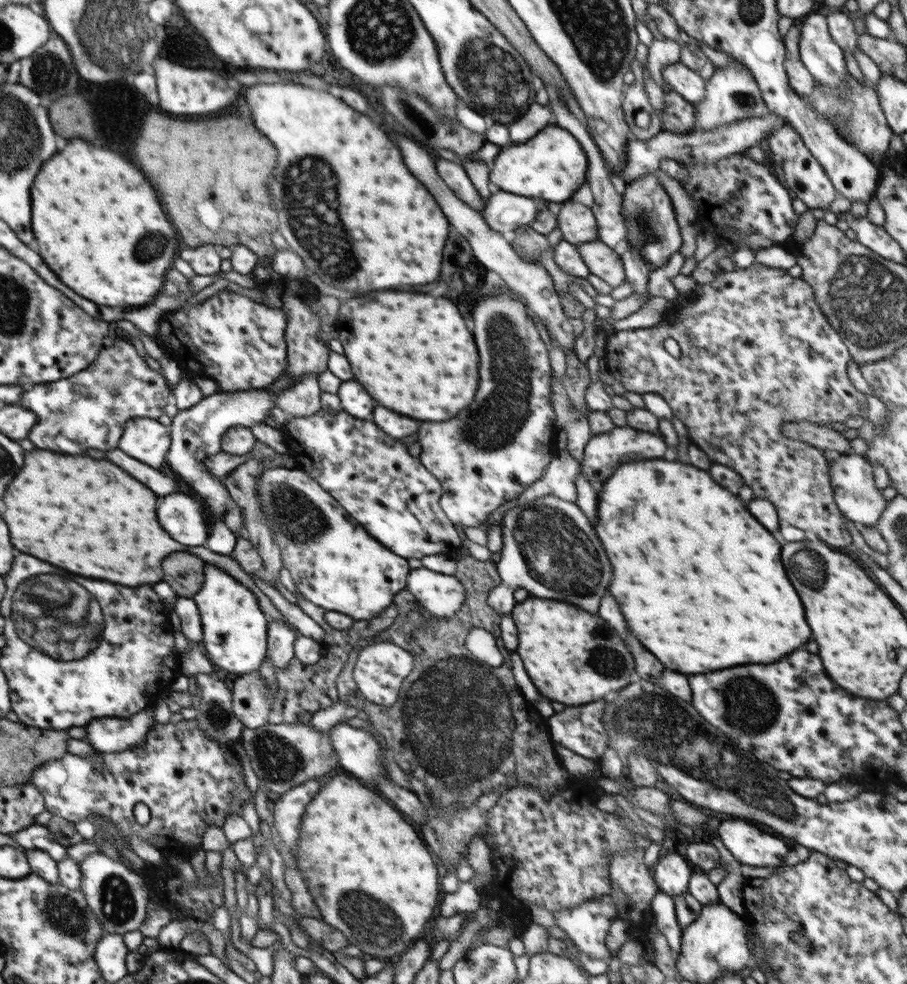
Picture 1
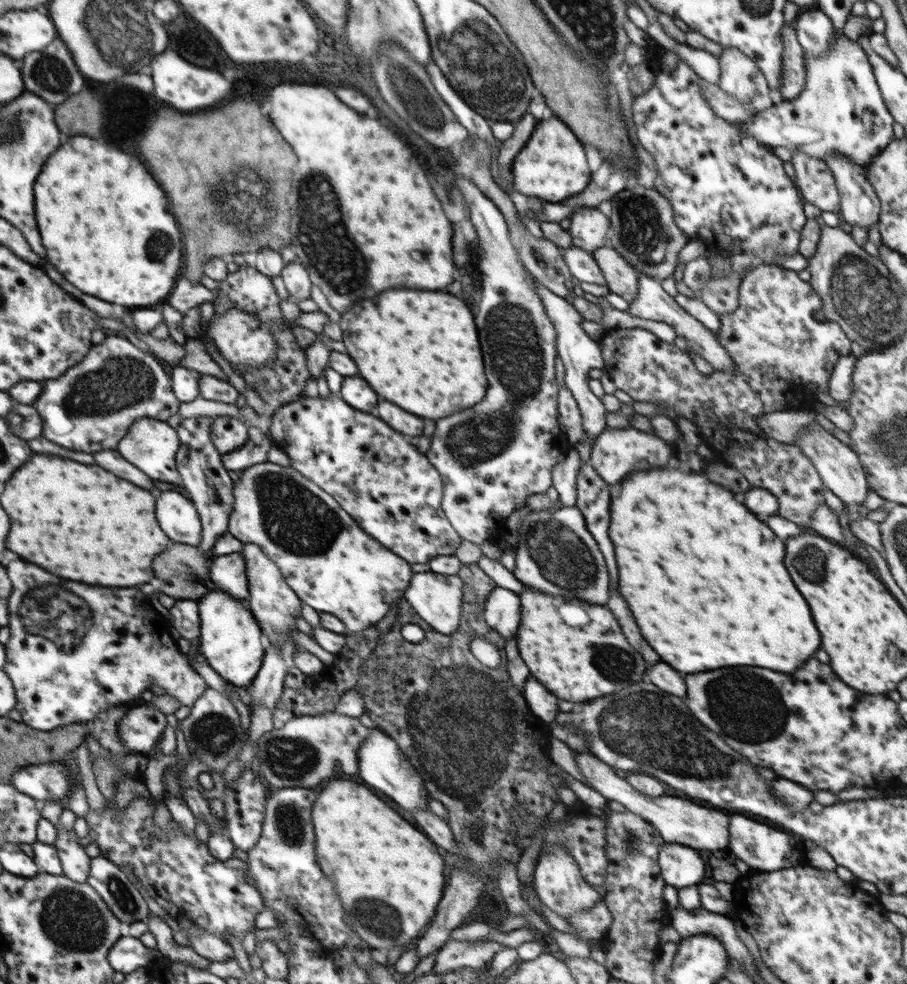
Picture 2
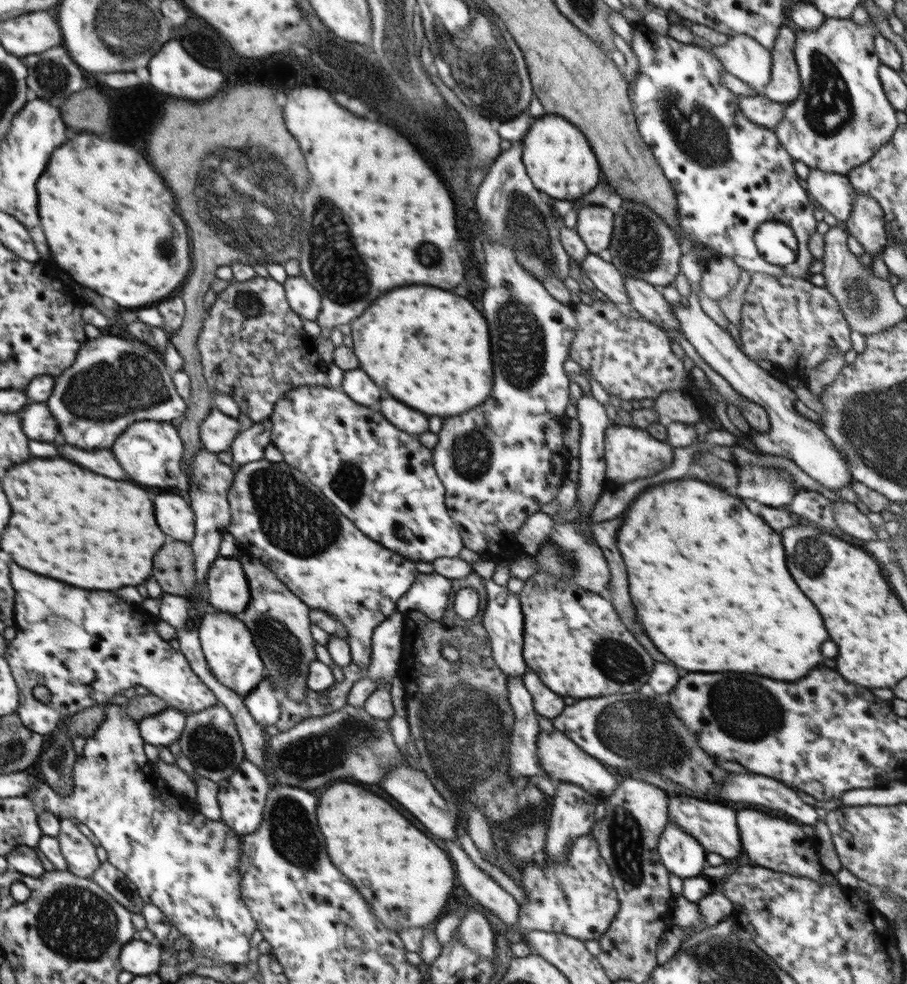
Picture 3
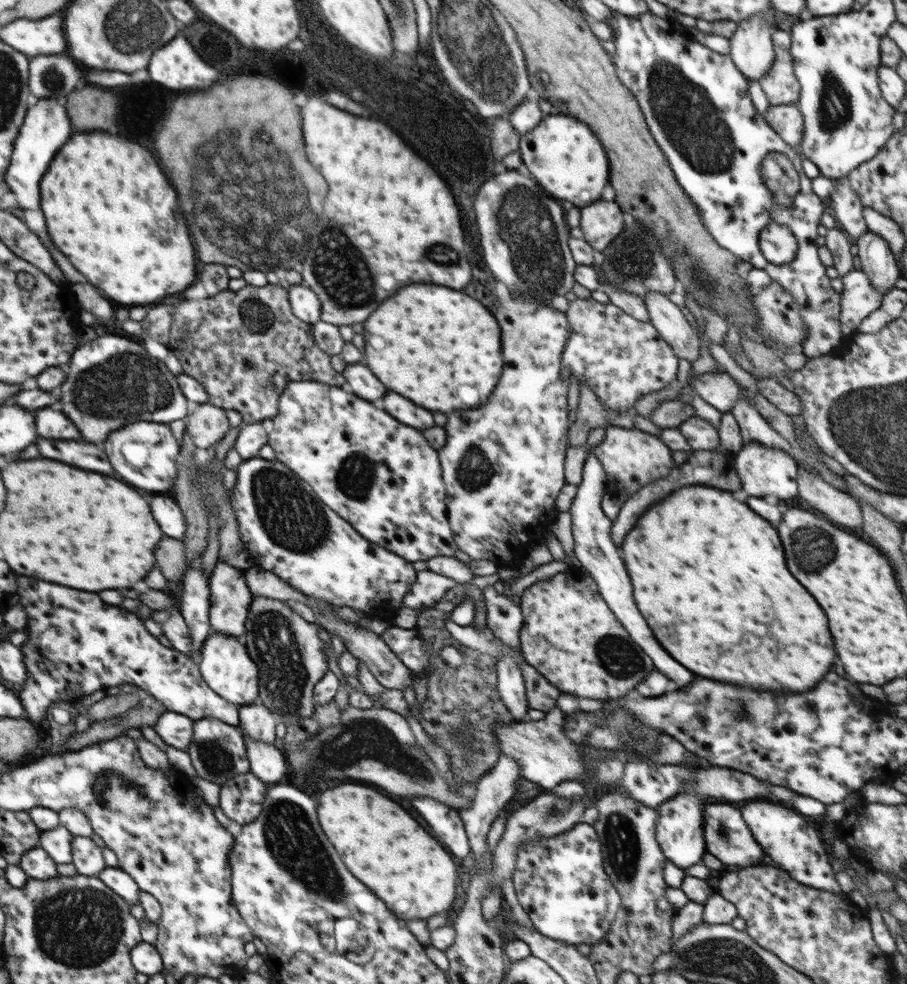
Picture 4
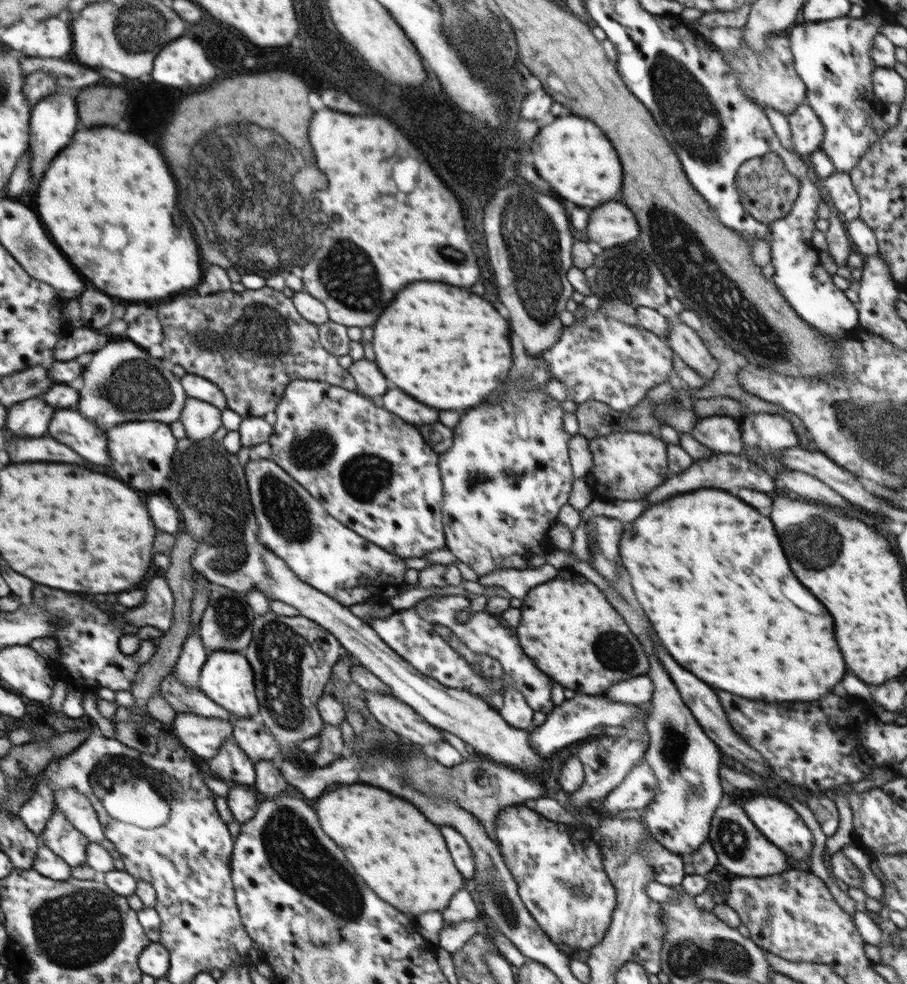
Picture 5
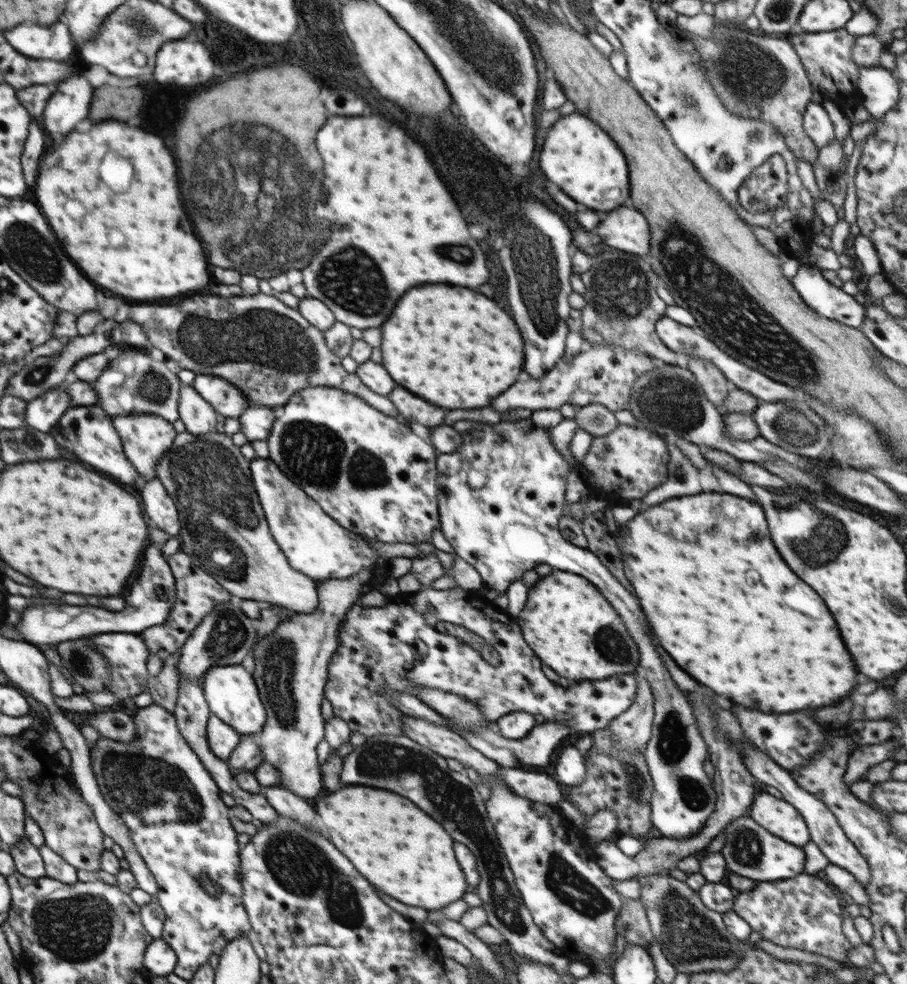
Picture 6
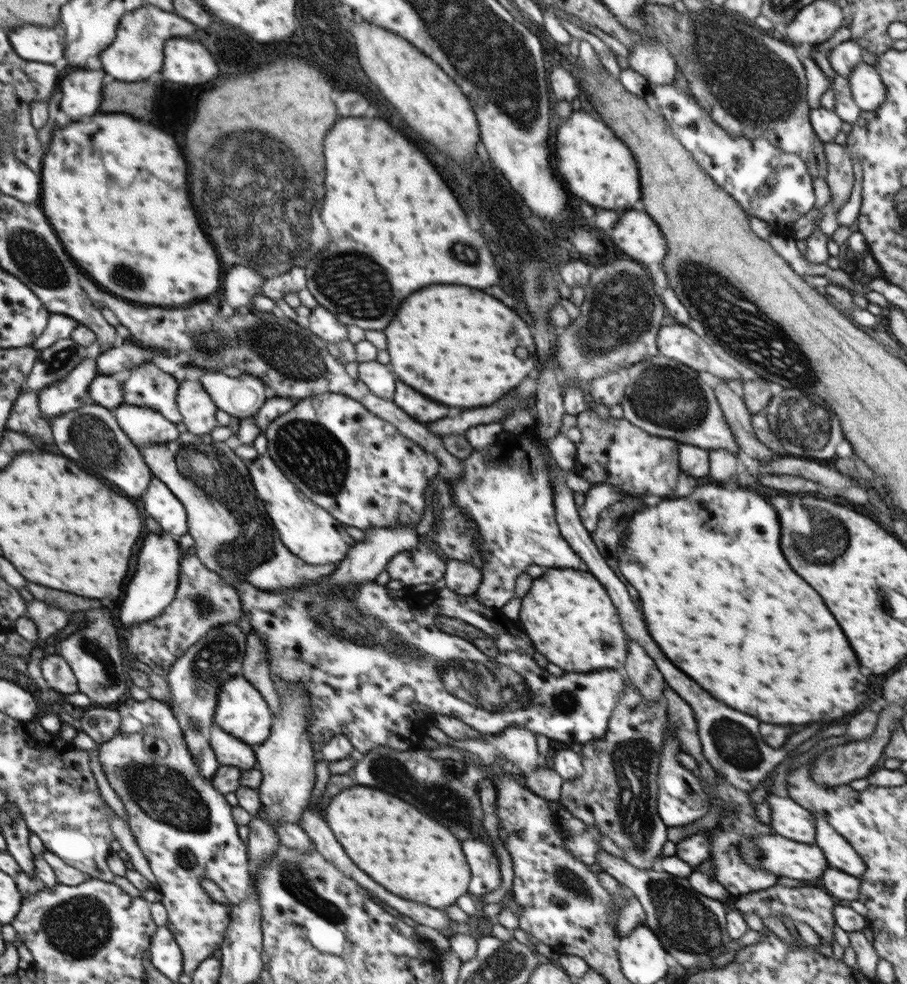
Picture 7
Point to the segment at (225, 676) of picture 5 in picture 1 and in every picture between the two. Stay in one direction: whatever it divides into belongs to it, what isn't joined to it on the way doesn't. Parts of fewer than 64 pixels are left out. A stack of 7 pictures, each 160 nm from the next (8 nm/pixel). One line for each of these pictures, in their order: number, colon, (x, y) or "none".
1: (234, 627)
2: (231, 640)
3: (231, 654)
4: (225, 665)

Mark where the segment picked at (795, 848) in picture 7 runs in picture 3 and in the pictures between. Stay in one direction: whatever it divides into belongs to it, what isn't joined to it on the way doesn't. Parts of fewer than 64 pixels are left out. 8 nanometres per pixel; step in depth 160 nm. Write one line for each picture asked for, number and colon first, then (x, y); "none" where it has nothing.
3: (713, 826)
4: (726, 836)
5: (741, 849)
6: (751, 851)

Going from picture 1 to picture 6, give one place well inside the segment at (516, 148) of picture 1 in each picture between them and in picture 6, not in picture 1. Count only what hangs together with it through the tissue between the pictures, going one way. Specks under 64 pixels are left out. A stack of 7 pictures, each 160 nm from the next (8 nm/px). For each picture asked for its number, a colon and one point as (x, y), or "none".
2: (553, 166)
3: (557, 157)
4: (564, 156)
5: (572, 155)
6: (578, 156)

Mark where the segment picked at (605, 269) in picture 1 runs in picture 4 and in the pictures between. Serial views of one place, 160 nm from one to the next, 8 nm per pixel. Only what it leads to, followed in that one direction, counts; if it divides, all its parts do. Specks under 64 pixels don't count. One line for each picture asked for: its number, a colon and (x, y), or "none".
2: (623, 279)
3: (647, 301)
4: (671, 323)

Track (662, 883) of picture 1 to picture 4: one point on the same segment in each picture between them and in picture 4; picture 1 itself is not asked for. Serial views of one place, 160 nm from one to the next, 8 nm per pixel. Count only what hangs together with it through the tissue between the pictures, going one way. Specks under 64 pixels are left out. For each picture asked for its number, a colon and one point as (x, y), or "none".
2: (680, 866)
3: (681, 855)
4: (679, 833)

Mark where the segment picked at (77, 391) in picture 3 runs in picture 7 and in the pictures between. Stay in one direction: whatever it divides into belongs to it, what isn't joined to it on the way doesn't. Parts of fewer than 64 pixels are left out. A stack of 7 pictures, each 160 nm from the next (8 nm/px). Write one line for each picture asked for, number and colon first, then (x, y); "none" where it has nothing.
4: (111, 382)
5: (122, 382)
6: (133, 383)
7: (147, 385)

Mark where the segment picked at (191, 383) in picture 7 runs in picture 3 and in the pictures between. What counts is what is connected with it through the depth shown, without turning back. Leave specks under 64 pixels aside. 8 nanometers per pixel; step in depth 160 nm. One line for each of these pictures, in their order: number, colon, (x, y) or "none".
3: (217, 431)
4: (207, 424)
5: (201, 419)
6: (199, 416)

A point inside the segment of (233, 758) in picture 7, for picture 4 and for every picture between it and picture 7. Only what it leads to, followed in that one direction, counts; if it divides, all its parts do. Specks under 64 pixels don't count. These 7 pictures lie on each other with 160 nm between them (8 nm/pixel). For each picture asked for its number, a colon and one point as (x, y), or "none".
4: (175, 729)
5: (201, 736)
6: (223, 739)

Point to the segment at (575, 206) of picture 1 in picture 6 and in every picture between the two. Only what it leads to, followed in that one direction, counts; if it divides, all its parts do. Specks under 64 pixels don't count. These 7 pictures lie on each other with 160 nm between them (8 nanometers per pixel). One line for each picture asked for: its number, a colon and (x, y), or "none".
2: (589, 229)
3: (595, 224)
4: (601, 222)
5: (613, 223)
6: (625, 228)

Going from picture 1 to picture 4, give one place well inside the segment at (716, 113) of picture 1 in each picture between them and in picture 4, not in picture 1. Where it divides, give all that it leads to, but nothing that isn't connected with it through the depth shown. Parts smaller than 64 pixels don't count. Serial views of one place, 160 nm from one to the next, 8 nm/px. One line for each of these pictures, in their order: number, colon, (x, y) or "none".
2: (740, 76)
3: (742, 56)
4: (752, 50)

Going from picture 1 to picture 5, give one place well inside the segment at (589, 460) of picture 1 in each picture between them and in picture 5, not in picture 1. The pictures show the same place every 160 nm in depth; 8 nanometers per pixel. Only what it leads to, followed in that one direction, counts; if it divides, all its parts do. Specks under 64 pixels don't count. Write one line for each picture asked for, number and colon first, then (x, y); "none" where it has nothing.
2: (616, 453)
3: (630, 453)
4: (632, 458)
5: (629, 465)

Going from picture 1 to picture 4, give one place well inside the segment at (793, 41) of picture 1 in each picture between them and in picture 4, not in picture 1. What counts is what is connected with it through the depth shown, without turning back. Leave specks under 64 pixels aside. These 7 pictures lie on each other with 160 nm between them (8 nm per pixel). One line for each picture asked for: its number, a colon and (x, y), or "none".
2: (793, 71)
3: (784, 86)
4: (780, 84)

